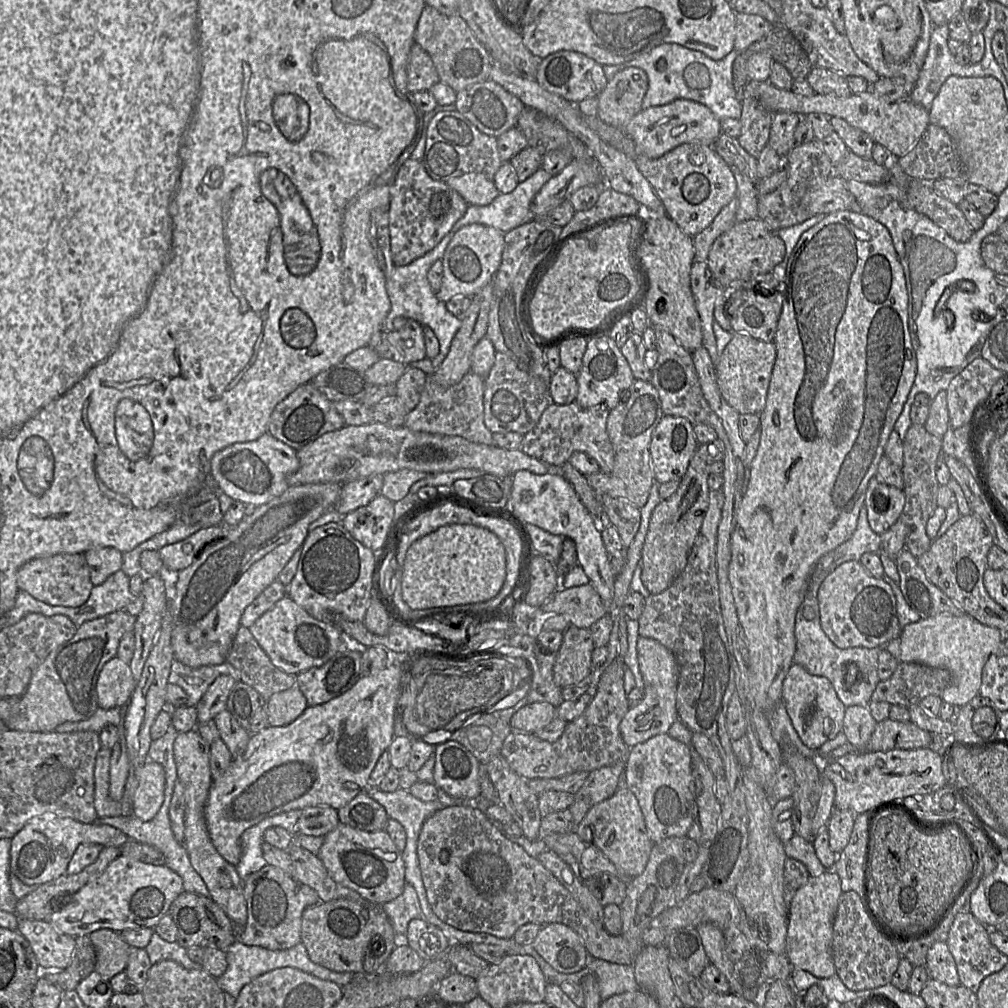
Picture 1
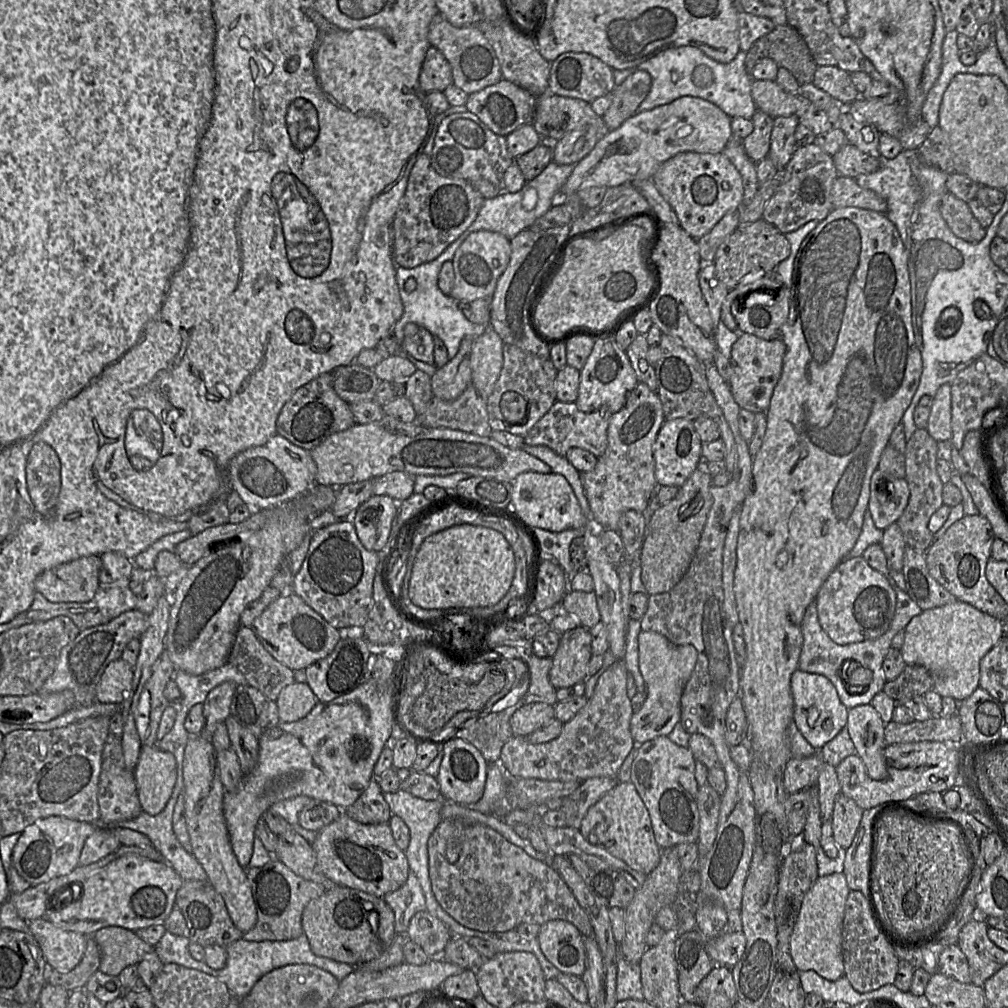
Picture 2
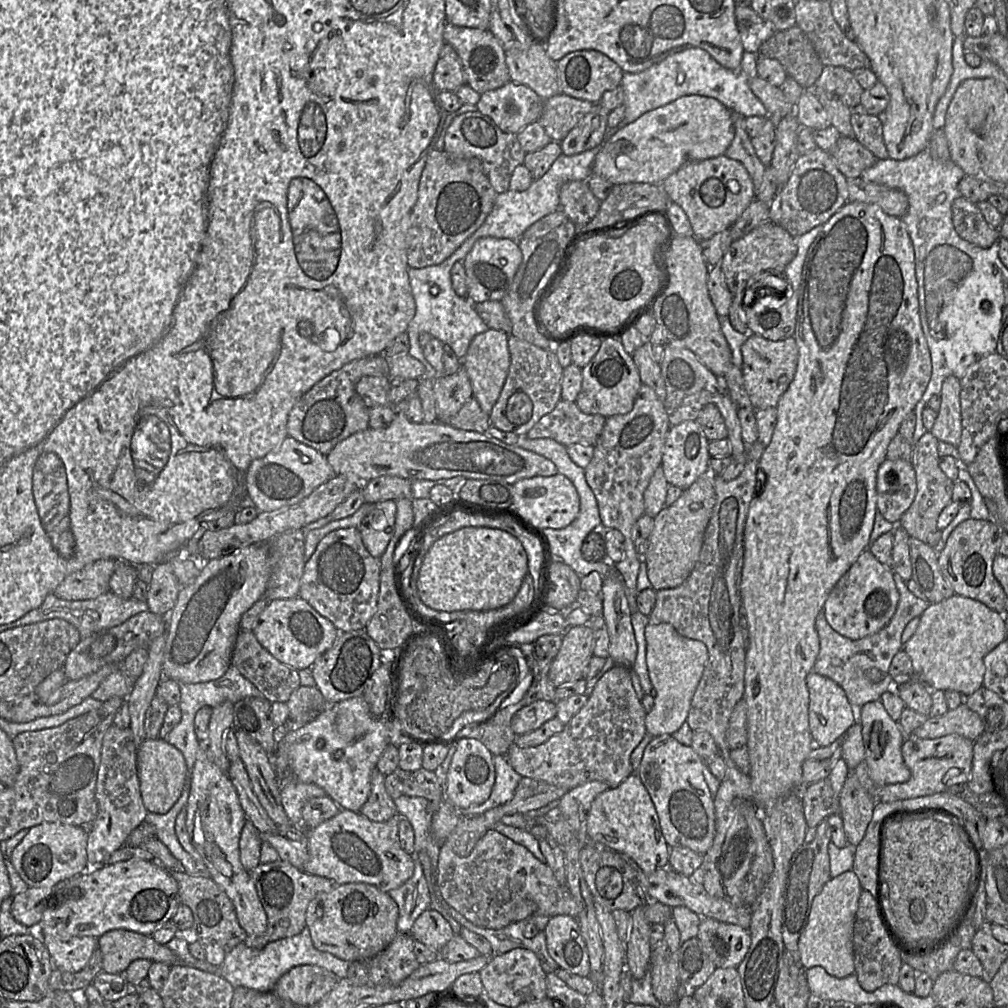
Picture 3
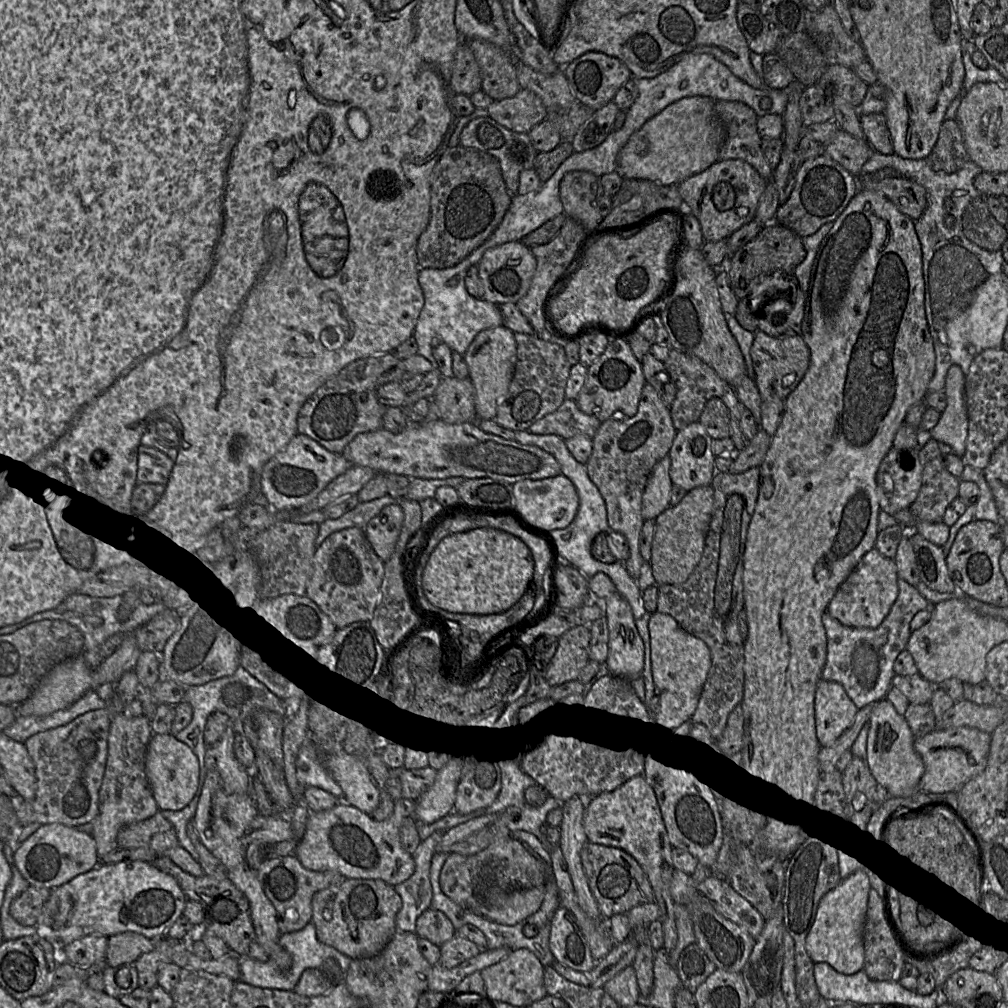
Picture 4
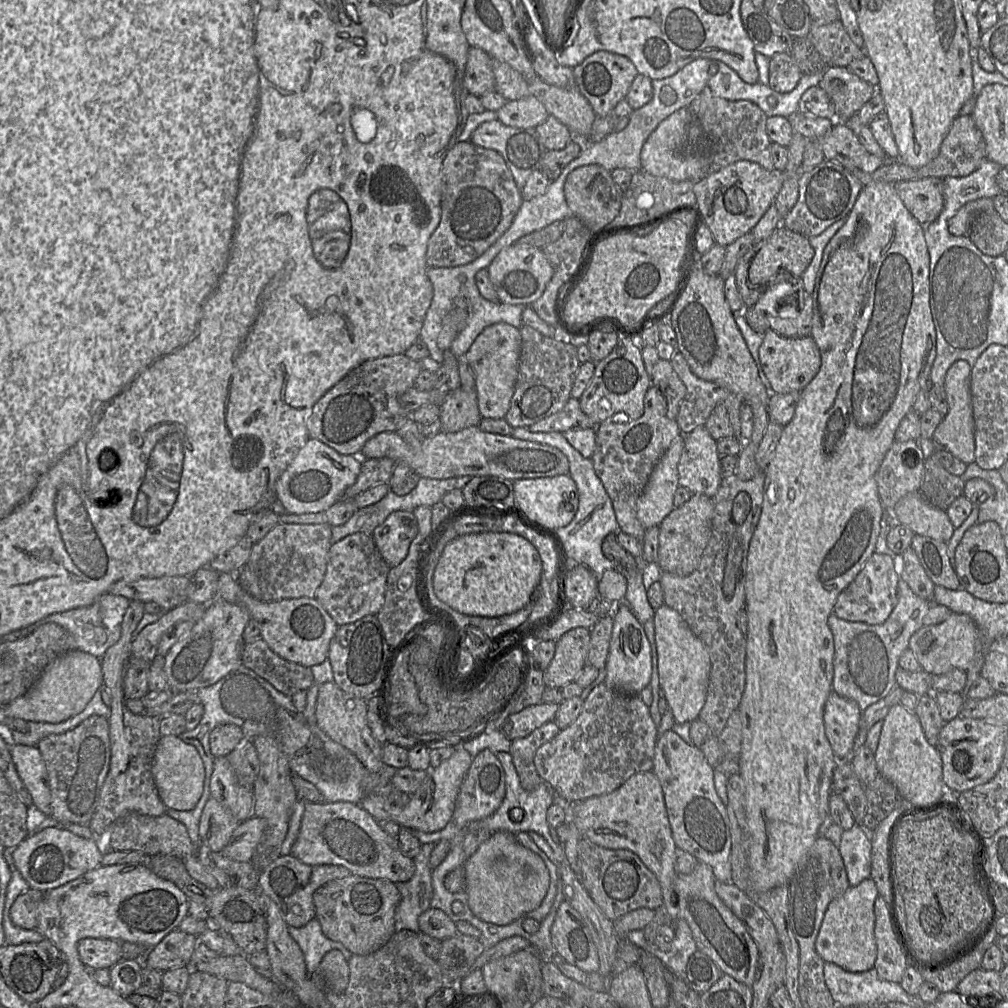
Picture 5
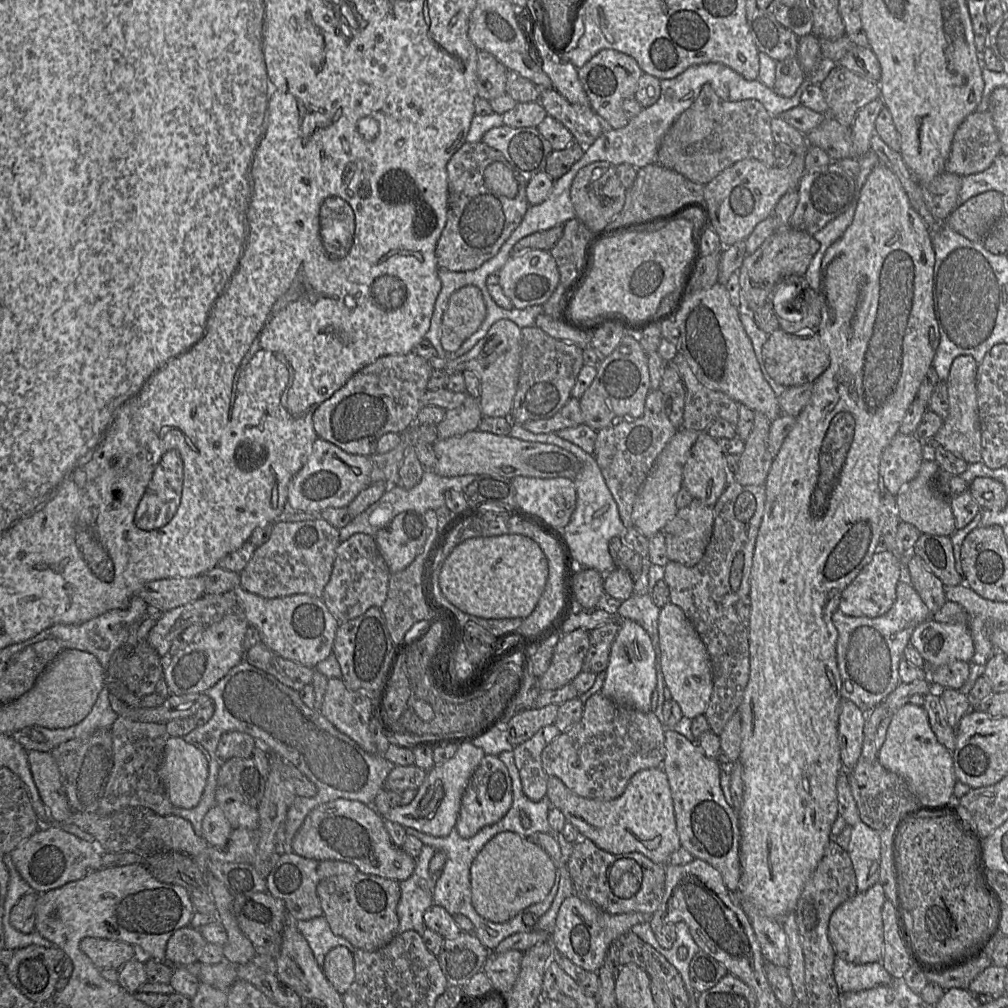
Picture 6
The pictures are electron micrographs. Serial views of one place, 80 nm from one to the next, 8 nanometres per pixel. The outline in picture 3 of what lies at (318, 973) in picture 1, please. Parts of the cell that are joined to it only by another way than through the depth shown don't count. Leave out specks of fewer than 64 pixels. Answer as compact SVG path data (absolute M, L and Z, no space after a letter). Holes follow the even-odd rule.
M305 927L299 934L269 942L261 949L251 948L240 943L228 950L218 974L234 988L243 986L261 992L272 991L279 978L291 968L299 965L314 965L333 972L339 979L346 978L351 962L317 950L312 942L310 931Z

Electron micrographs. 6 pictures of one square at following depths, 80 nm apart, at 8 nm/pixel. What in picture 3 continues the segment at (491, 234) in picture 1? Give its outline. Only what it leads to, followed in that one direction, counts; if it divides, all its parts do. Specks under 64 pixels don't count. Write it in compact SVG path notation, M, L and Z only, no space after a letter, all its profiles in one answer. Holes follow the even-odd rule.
M494 237L480 238L463 259L467 275L467 297L476 303L501 301L522 261L517 241Z

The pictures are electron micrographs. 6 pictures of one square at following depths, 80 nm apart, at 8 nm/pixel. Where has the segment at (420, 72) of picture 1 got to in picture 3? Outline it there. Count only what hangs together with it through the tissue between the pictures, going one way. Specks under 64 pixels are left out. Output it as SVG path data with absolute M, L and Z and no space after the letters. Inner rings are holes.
M445 44L440 52L433 74L433 85L436 91L456 91L466 84L461 60L456 51Z

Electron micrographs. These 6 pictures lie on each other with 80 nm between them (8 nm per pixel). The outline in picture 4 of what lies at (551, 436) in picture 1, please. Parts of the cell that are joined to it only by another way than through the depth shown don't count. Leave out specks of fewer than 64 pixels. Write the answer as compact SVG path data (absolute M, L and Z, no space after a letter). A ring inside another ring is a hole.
M565 399L553 413L531 425L528 431L536 435L557 435L566 440L577 435L594 438L601 421L583 413L575 400Z

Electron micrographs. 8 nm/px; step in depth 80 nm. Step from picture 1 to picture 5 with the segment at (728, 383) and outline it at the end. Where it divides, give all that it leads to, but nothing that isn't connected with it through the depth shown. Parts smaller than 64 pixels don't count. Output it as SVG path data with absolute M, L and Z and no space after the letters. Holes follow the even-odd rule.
M768 329L759 347L762 370L776 394L802 391L817 375L821 367L820 350L811 336L788 337Z

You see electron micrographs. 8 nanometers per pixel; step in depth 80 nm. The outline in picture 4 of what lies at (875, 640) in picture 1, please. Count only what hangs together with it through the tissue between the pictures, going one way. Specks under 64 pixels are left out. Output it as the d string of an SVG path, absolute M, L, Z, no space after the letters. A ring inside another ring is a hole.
M872 548L864 554L855 569L841 583L826 612L841 624L856 628L877 628L888 615L898 596L898 575L893 559Z

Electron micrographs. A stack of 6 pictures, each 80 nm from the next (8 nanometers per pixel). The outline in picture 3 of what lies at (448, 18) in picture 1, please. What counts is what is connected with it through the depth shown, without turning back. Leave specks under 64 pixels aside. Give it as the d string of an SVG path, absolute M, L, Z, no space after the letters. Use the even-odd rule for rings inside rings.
M447 22L443 37L445 44L450 45L461 60L466 84L479 94L498 89L511 81L505 50L489 30L459 27Z

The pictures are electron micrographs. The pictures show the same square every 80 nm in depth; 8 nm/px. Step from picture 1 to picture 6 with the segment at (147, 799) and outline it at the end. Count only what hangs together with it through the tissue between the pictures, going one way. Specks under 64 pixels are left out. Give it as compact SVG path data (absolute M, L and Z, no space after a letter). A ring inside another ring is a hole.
M170 736L158 774L173 806L190 809L195 807L202 797L208 777L208 762L196 746L182 737Z

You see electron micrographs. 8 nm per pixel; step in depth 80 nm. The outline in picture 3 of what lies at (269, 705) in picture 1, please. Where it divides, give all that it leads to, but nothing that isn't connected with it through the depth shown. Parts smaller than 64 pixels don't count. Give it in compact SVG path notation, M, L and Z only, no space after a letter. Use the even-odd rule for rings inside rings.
M300 685L286 702L289 709L288 729L298 728L314 719L322 709L325 709L326 703L315 686Z

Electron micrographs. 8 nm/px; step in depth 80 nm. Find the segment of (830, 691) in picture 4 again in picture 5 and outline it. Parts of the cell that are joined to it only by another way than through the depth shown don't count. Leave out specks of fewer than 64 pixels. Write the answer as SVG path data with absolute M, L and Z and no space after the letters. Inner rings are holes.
M832 691L824 706L823 721L826 737L838 761L852 761L850 753L863 711L856 701Z

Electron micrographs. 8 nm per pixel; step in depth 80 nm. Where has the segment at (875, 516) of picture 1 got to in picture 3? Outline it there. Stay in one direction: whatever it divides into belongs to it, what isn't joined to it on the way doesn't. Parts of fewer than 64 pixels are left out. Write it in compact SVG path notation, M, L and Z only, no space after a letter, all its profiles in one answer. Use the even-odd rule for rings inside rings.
M885 459L876 475L877 511L898 524L916 495L916 476L911 461Z

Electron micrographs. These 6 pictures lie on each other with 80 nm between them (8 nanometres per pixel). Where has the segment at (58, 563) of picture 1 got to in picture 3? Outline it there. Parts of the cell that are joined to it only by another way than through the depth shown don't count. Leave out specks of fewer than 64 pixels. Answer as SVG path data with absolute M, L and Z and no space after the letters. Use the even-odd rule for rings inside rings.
M100 559L69 574L56 587L53 594L68 601L97 598L110 591L109 582L116 562L114 559Z

